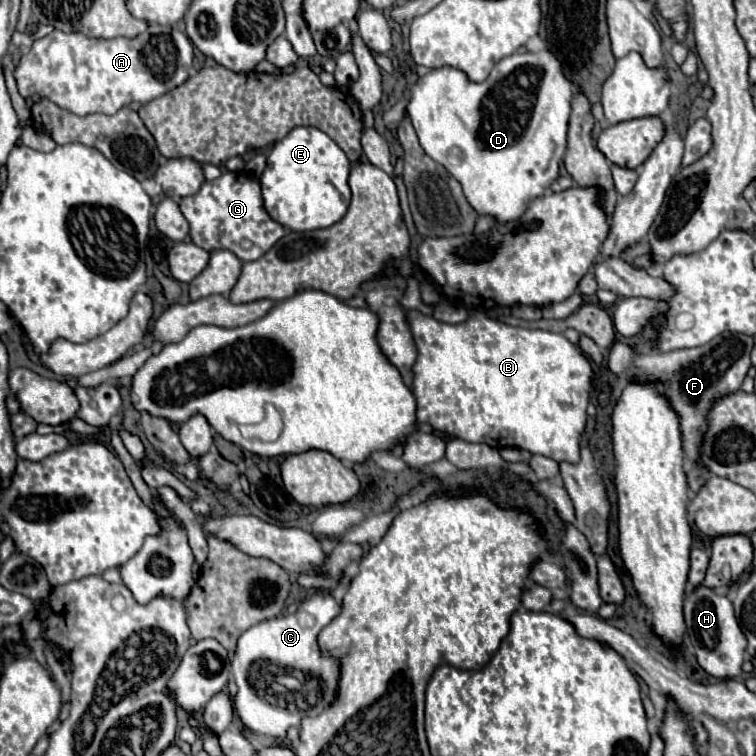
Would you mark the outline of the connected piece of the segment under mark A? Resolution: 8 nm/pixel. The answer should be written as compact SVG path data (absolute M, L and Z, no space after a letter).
M150 23L150 27L136 39L92 39L84 33L52 31L36 39L26 55L22 55L14 77L24 99L44 95L62 109L76 115L104 113L112 115L120 107L134 101L148 103L166 95L190 77L194 47L186 33L170 27Z

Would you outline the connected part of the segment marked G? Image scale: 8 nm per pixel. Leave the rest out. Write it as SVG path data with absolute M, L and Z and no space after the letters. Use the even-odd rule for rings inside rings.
M222 169L218 179L204 183L196 195L182 197L178 207L190 225L190 237L194 245L206 251L232 251L242 263L260 259L274 247L278 239L284 237L284 227L266 213L262 201L262 185L250 171ZM244 241L250 241L248 249L244 249Z

